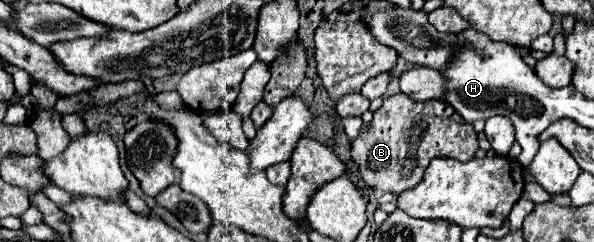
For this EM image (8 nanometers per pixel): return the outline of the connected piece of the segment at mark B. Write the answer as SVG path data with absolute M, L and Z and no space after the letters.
M398 93L384 99L382 109L374 113L372 123L362 127L358 139L352 143L352 159L356 161L360 179L366 185L400 195L422 181L422 175L434 157L470 161L476 149L478 141L472 125L440 115L428 115L424 111L424 103Z

